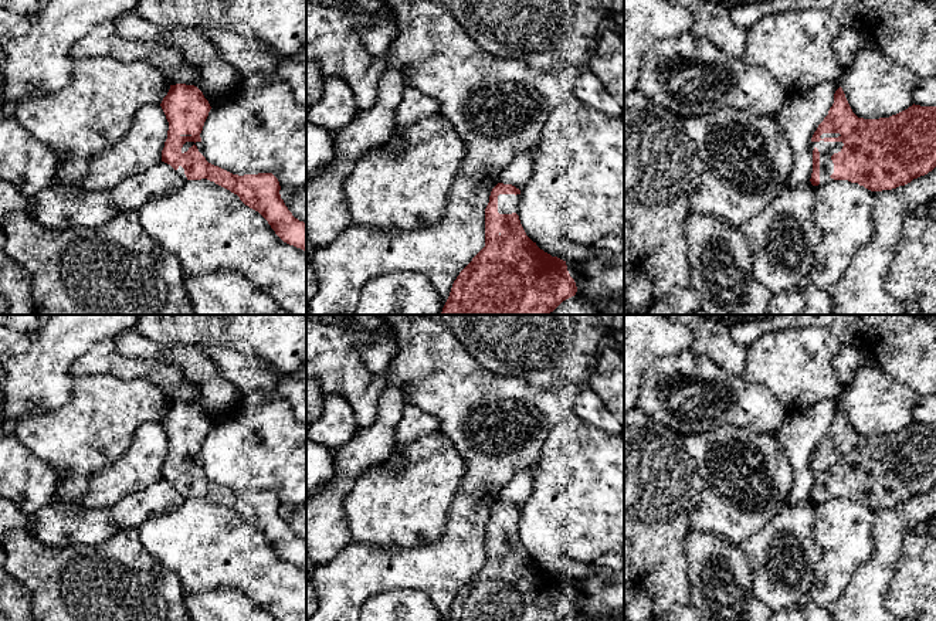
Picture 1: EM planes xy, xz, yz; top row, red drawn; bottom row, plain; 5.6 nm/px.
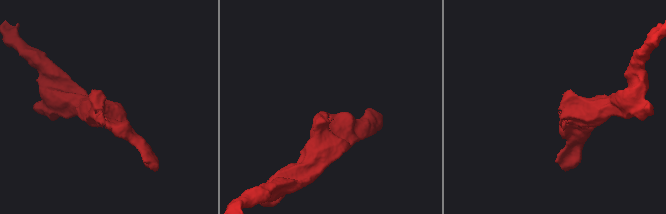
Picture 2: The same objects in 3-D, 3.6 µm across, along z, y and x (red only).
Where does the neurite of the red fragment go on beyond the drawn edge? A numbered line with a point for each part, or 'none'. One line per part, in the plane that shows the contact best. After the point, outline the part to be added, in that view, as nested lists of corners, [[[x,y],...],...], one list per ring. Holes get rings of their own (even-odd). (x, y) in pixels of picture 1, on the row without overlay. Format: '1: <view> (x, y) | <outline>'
1: yz (827, 467) | [[[810,459],[811,474],[815,465],[820,469],[820,502],[817,505],[834,499],[834,496],[830,495],[834,491],[834,481],[831,474],[841,469],[842,464],[842,459]]]

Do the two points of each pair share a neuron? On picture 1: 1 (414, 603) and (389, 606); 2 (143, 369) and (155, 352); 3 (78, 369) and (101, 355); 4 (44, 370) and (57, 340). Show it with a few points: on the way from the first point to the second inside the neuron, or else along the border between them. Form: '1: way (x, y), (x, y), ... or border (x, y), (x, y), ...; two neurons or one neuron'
1: way (409, 603), (400, 599), (394, 603); one neuron
2: border (118, 350), (126, 356), (156, 359); two neurons
3: way (84, 366), (95, 360); one neuron
4: way (47, 363), (54, 348); one neuron

